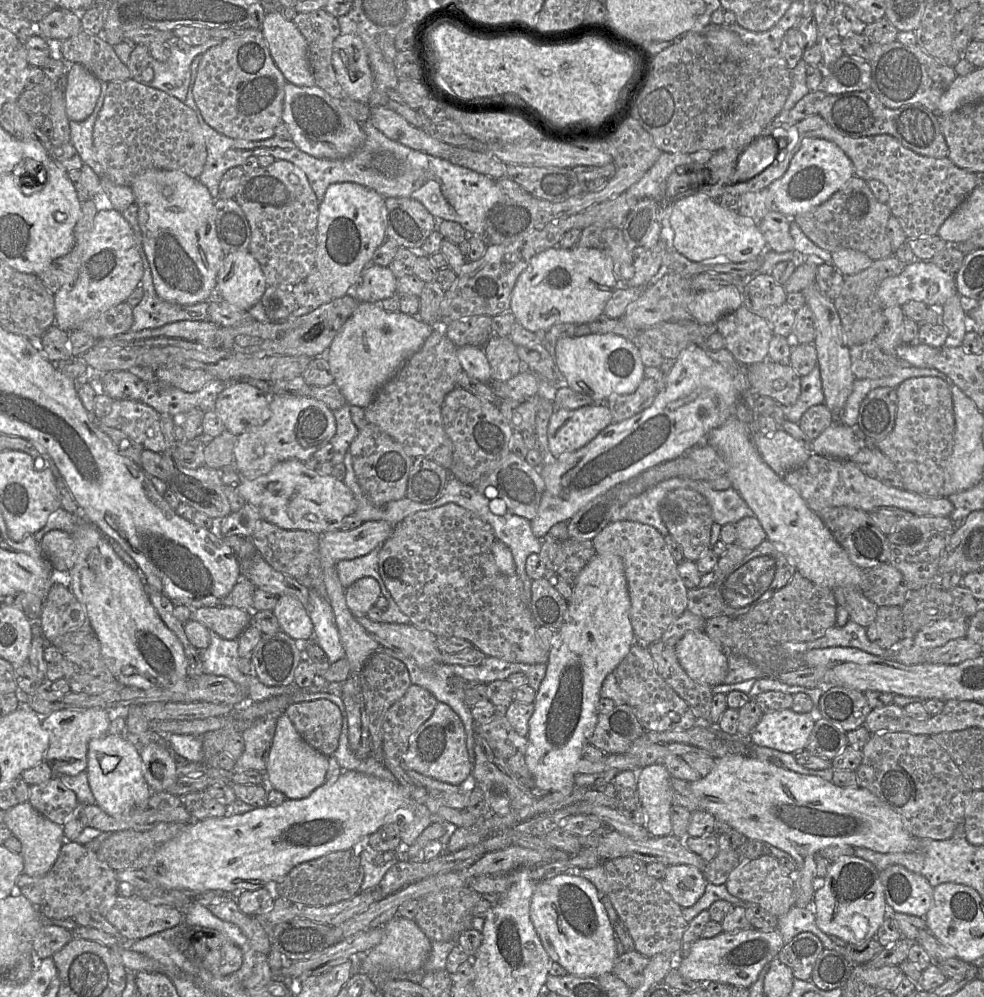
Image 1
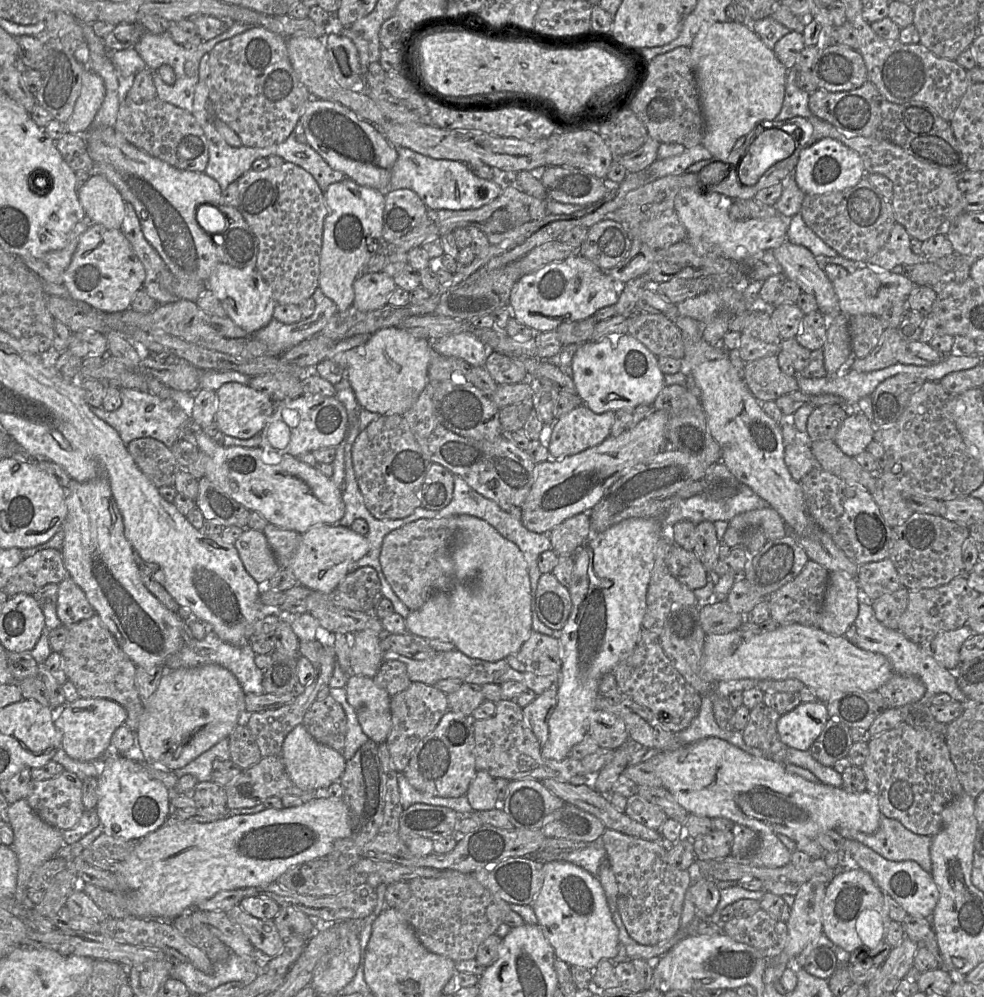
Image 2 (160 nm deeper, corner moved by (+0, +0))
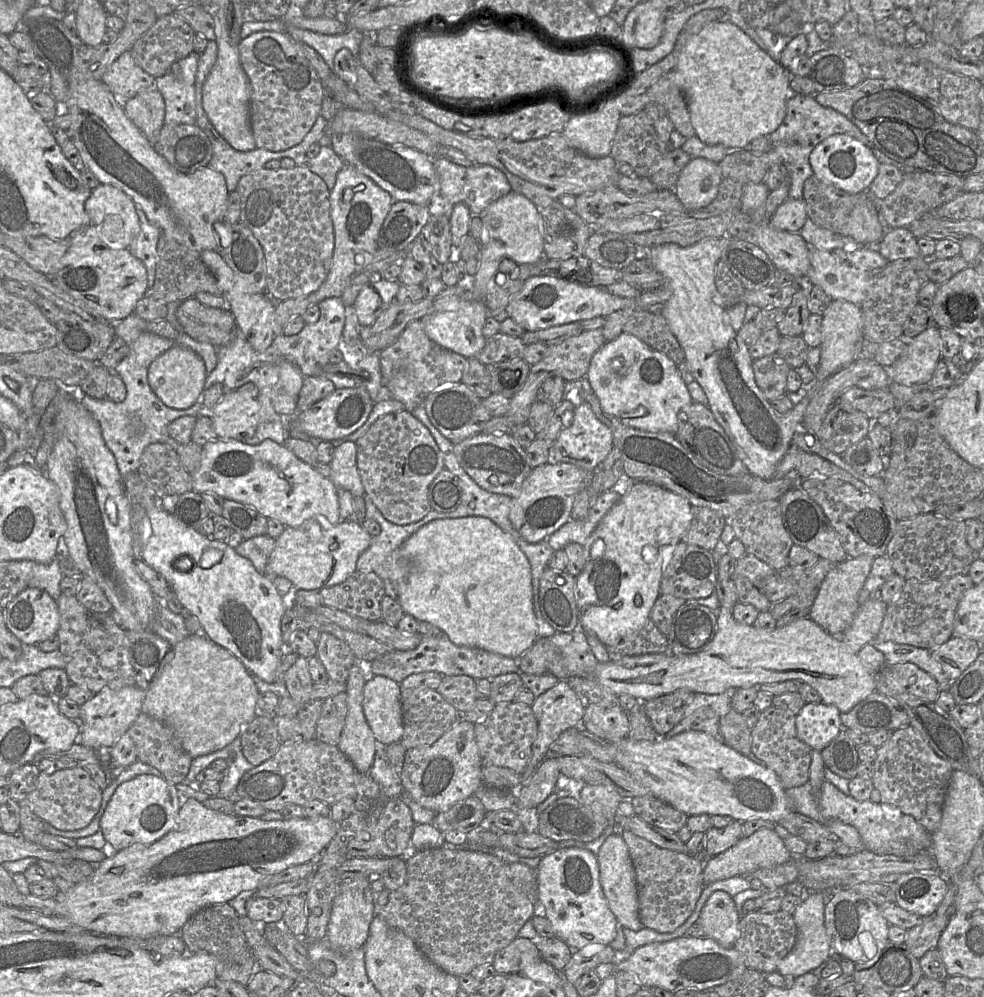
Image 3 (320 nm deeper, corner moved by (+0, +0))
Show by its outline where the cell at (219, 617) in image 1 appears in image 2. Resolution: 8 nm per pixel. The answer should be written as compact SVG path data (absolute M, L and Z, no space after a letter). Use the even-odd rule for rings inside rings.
M102 476L86 482L71 478L65 503L67 515L62 525L62 555L68 576L84 591L96 614L136 666L153 667L164 664L183 646L184 621L177 613L167 609L143 584L140 568L133 556L134 548L126 538L123 519L109 482Z

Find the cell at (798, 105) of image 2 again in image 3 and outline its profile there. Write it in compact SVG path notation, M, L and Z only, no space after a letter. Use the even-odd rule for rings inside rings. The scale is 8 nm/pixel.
M794 94L788 100L783 122L768 137L771 143L777 146L777 153L784 157L782 164L786 167L786 175L791 179L789 198L803 198L804 183L814 175L809 162L810 154L820 142L834 134L848 135L861 143L878 149L846 116L833 108L822 106L810 95Z

